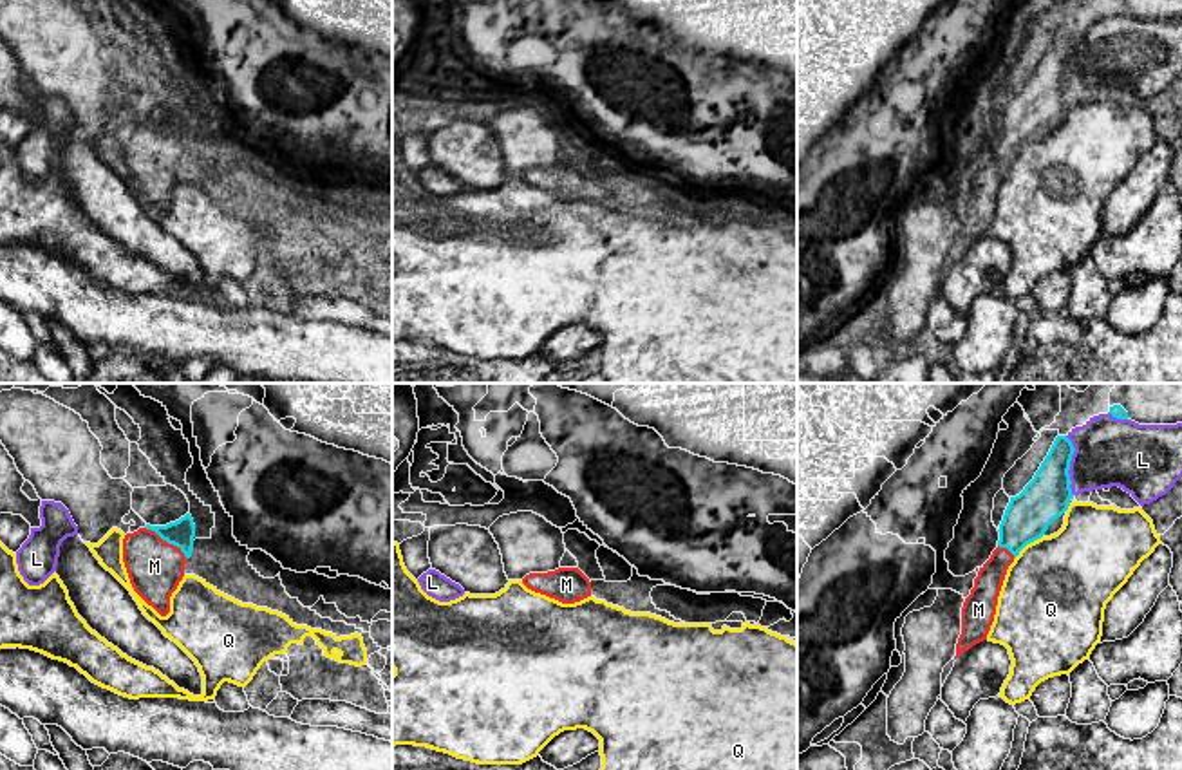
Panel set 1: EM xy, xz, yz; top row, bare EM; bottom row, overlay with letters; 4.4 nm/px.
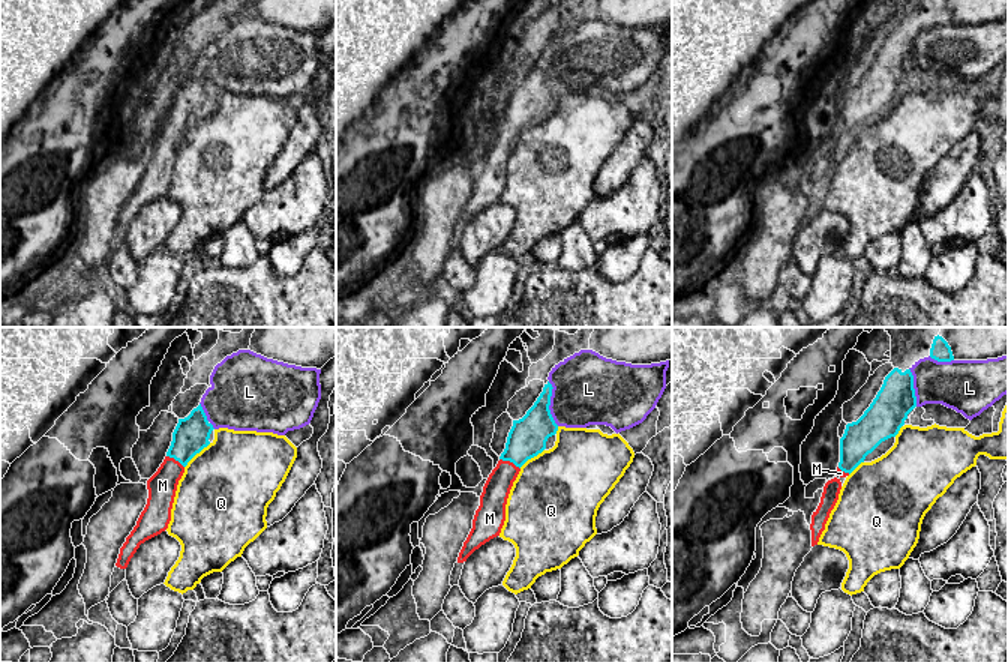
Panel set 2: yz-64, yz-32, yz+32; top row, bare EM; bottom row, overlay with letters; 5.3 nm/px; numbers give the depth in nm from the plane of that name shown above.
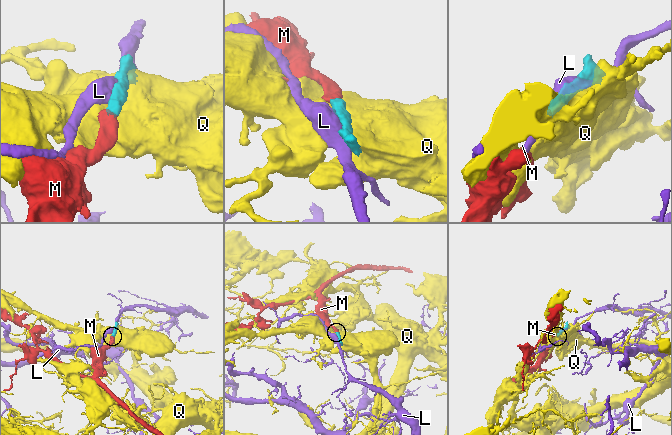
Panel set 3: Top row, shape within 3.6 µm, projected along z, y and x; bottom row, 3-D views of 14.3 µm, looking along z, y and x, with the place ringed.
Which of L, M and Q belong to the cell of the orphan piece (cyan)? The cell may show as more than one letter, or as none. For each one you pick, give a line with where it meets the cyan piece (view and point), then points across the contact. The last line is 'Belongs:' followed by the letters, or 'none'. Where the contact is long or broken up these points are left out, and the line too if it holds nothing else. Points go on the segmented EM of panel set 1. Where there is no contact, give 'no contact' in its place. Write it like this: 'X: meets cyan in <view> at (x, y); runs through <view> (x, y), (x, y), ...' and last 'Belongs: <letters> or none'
M: meets cyan in xy at (167, 541); runs through xy (181, 534), (167, 541), (154, 557), (154, 566)
Belongs: M

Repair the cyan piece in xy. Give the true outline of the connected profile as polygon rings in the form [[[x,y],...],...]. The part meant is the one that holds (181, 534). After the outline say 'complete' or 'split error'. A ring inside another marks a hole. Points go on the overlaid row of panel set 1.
[[[190,513],[166,526],[139,528],[123,539],[123,562],[134,591],[161,616],[192,557],[195,524]]]; split error

